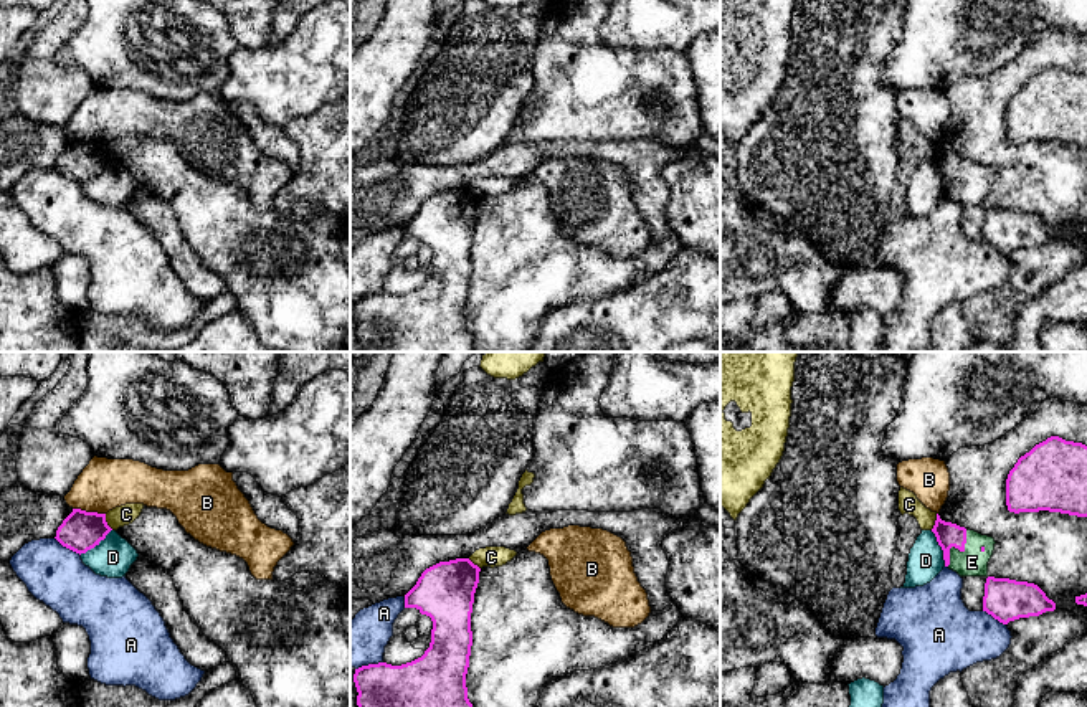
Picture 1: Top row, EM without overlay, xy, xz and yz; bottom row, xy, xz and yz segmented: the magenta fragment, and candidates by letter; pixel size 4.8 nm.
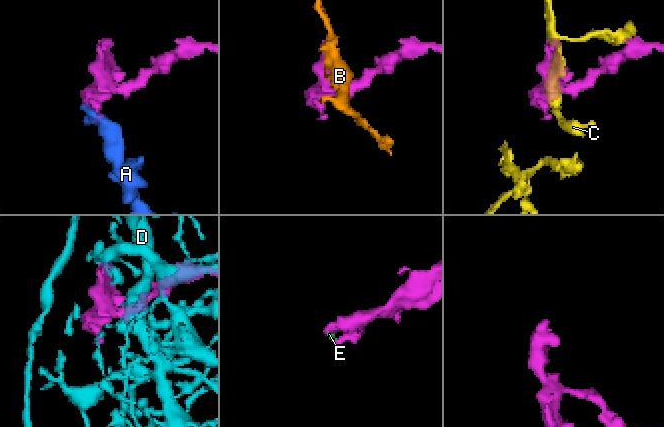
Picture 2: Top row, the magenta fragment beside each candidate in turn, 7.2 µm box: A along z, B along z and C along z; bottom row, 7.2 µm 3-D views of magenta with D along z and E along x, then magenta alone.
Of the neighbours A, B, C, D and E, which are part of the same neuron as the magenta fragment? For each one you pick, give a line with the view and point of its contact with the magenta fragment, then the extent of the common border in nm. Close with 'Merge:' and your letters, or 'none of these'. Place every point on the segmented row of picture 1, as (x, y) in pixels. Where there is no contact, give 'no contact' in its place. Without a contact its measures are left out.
E: contact yz (957, 547); length 200 nm
Merge: E

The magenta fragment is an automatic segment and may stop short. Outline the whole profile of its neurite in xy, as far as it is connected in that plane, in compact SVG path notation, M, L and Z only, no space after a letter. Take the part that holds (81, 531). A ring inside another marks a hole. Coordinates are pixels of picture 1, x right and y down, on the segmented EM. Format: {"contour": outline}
{"contour": "M73 509L56 530L56 540L76 552L86 553L99 545L112 529L106 522L106 514Z"}

